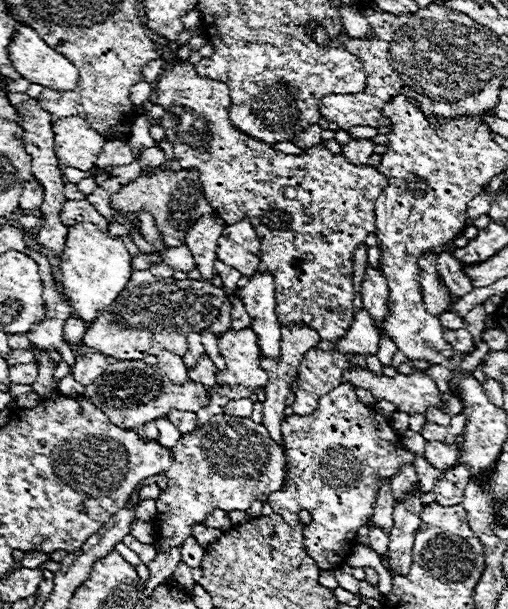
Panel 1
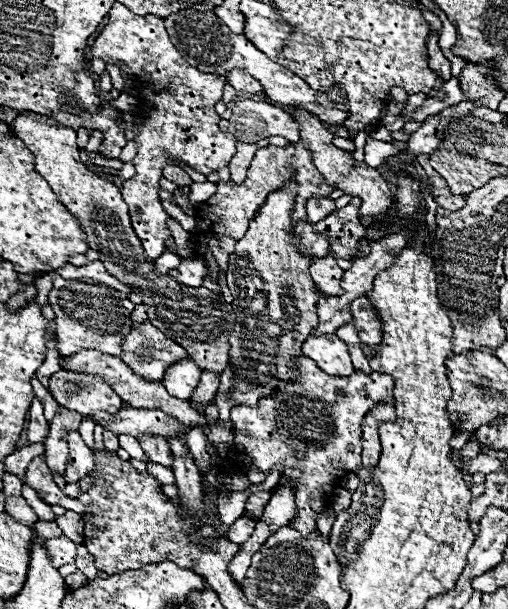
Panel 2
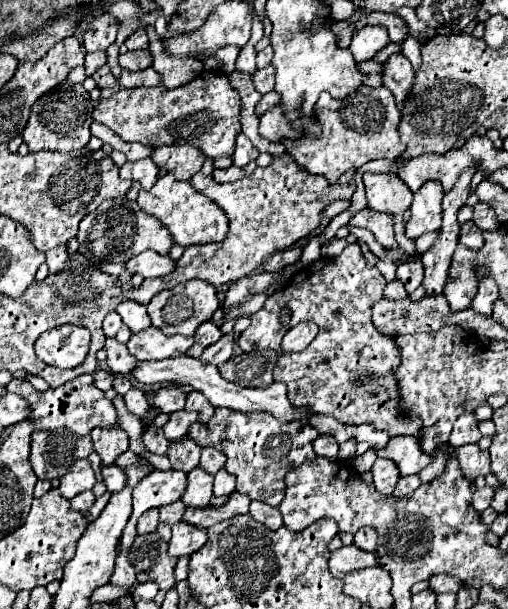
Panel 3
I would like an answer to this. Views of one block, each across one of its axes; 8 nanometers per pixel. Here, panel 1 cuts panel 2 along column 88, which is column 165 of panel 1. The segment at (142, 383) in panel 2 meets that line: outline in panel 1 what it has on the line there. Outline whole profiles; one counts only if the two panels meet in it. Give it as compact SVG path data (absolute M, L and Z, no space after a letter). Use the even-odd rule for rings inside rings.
M164 350L164 352L160 352L156 358L158 358L158 368L164 370L164 374L166 374L174 384L184 384L184 382L186 382L186 378L188 378L188 376L186 376L186 366L184 366L184 362L182 362L180 356Z

